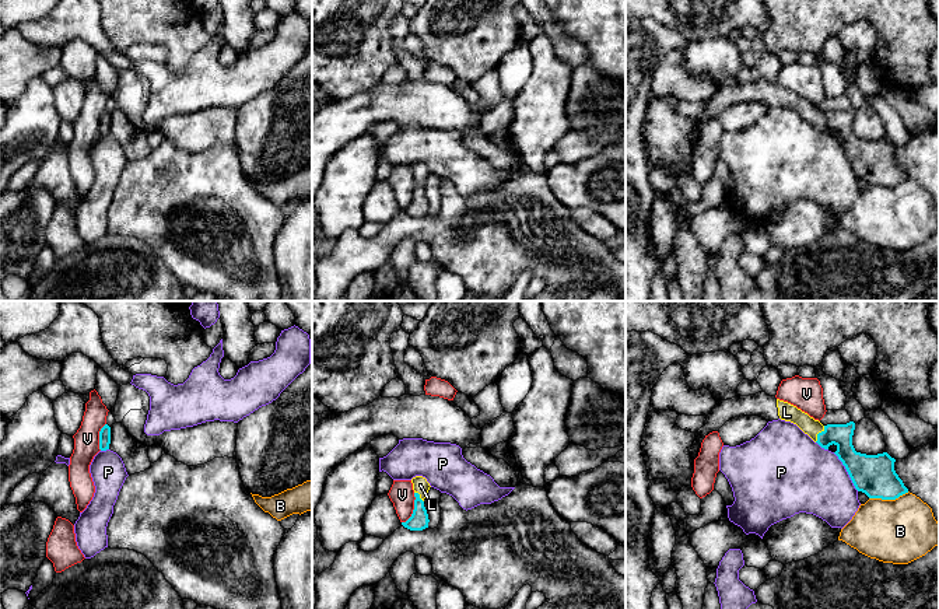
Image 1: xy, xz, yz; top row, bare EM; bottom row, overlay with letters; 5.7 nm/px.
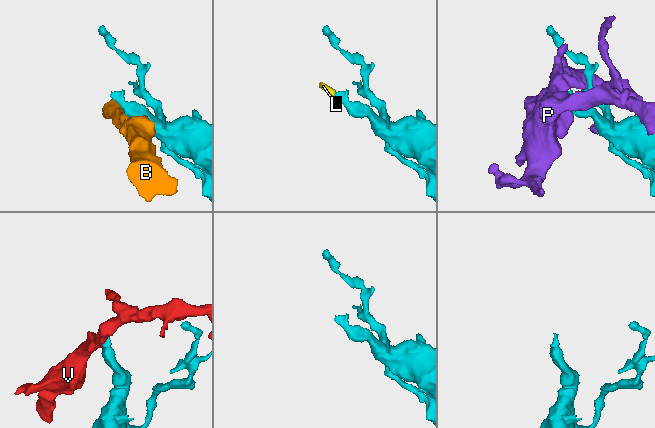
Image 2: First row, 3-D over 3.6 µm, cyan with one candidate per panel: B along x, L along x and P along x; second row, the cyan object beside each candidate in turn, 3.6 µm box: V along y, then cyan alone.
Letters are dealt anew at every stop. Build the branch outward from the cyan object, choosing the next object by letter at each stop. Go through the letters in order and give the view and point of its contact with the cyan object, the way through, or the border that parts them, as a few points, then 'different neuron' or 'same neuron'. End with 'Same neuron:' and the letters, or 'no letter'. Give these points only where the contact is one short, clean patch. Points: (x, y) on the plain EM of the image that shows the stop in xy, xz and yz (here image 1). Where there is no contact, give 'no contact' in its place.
B: yz (889, 185) | different neuron
L: yz (817, 121) | across yz (838, 121), (817, 121), (799, 104), (787, 98) | same neuron
P: yz (847, 157) | different neuron
V: xz (414, 195) | along xz (414, 179), (413, 199), (402, 209) | different neuron
Same neuron: L

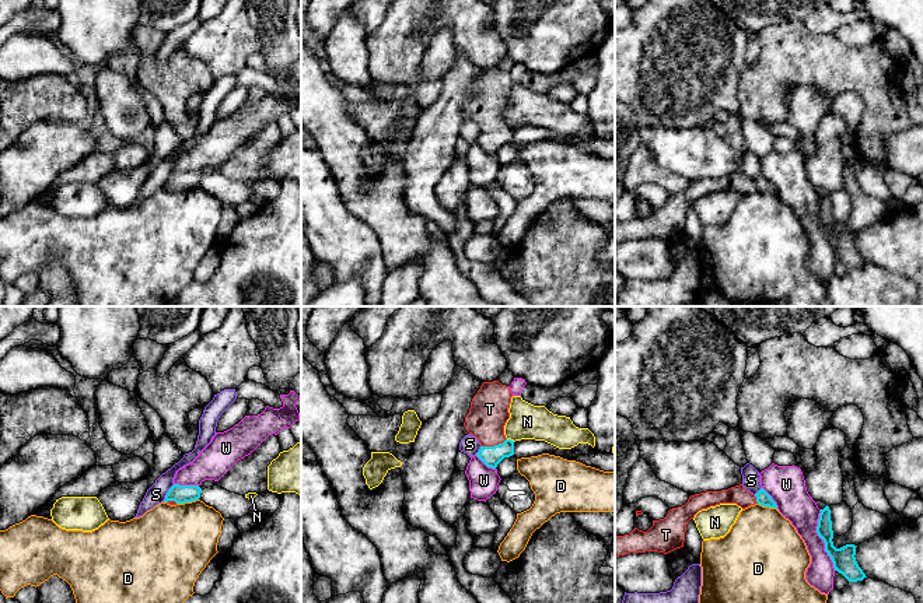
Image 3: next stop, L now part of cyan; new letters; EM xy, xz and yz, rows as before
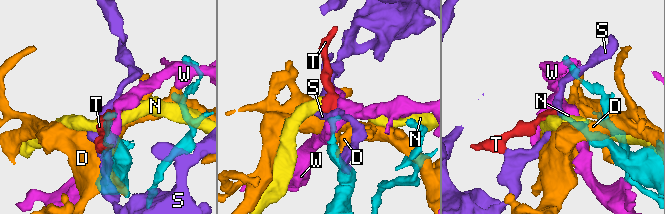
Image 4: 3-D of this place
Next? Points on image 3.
D: xy (186, 188) | different neuron
N: xz (510, 126) | along xz (507, 125), (514, 128) | different neuron
S: xy (167, 179) | along xy (174, 171), (163, 188) | different neuron
T: xz (495, 132) | across xz (490, 143), (495, 132), (489, 116), (489, 95) | same neuron
W: yz (822, 225) | along yz (820, 196), (817, 221), (822, 227), (824, 237), (835, 256) | different neuron
Same neuron: T

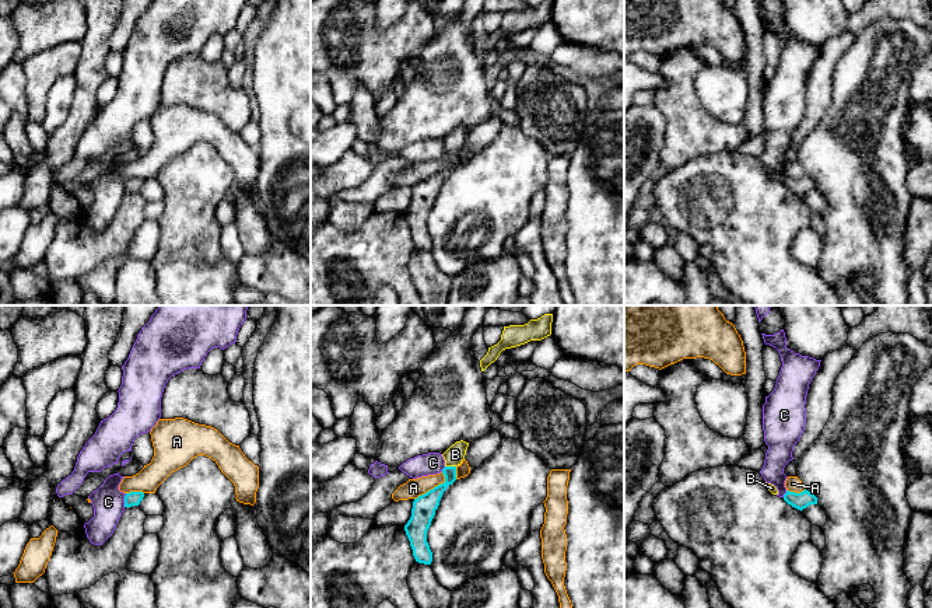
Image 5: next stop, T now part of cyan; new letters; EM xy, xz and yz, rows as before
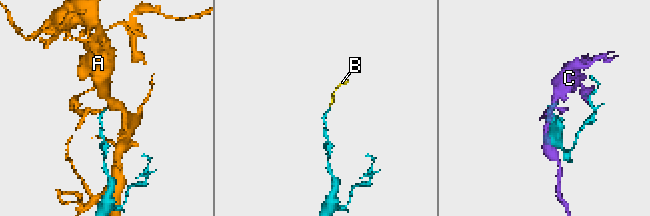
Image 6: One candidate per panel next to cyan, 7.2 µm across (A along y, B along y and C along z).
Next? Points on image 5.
A: xz (434, 174) | along xz (444, 160), (442, 168), (414, 185) | different neuron
B: xz (451, 153) | across xz (427, 189), (449, 166), (451, 153), (455, 140) | same neuron
C: xy (125, 187) | different neuron
Same neuron: B

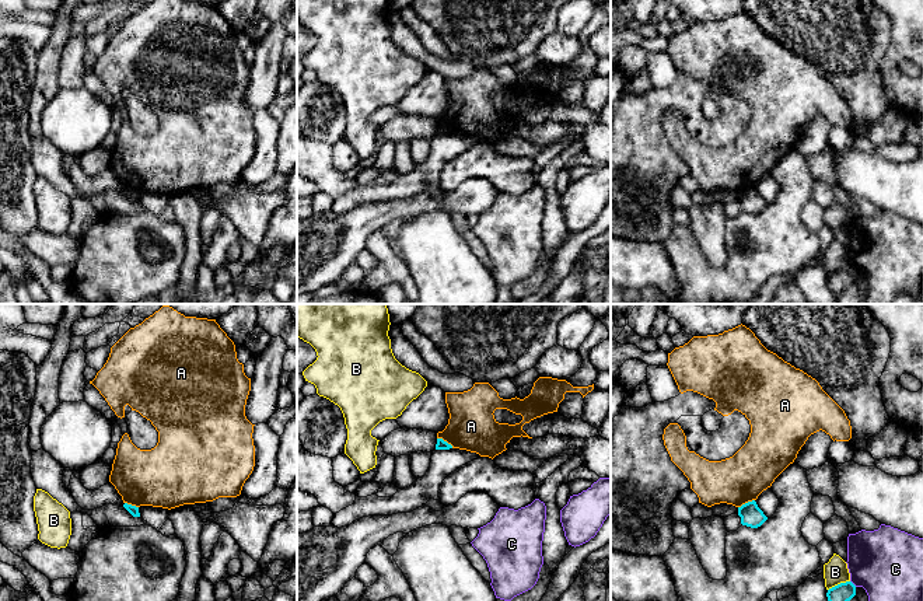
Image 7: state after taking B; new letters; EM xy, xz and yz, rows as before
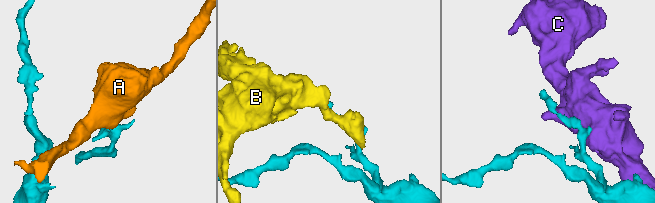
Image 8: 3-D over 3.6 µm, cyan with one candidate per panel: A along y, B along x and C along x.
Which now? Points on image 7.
A: xz (446, 128) | along xz (437, 123), (441, 123), (453, 133) | different neuron
B: yz (838, 271) | different neuron
C: yz (852, 269) | different neuron
Same neuron: no letter

